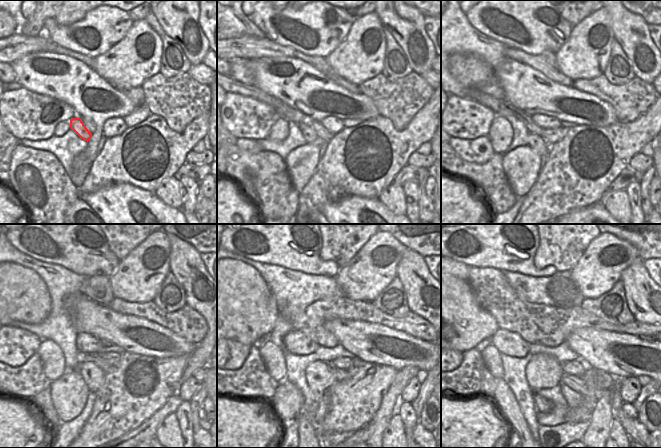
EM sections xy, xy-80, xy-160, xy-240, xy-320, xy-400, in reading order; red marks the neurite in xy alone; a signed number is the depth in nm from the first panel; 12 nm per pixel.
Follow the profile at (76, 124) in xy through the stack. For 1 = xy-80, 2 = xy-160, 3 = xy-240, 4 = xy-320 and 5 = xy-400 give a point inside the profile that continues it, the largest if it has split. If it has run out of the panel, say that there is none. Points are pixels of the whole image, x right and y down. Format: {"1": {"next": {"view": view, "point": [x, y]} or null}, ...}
{"1": {"next": {"view": "xy-80", "point": [309, 134]}}, "2": {"next": {"view": "xy-160", "point": [537, 143]}}, "3": {"next": {"view": "xy-240", "point": [93, 376]}}, "4": {"next": {"view": "xy-320", "point": [319, 377]}}, "5": {"next": {"view": "xy-400", "point": [543, 371]}}}

